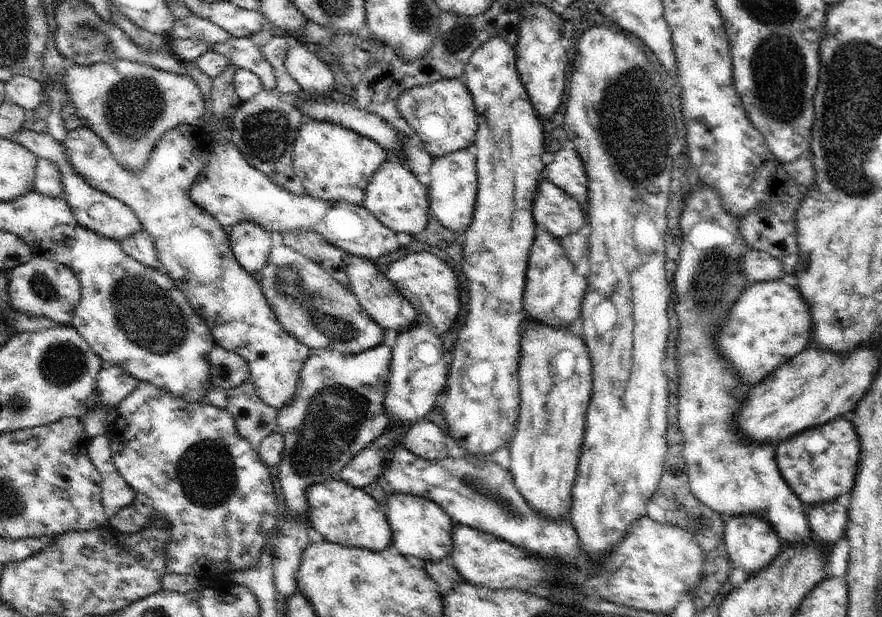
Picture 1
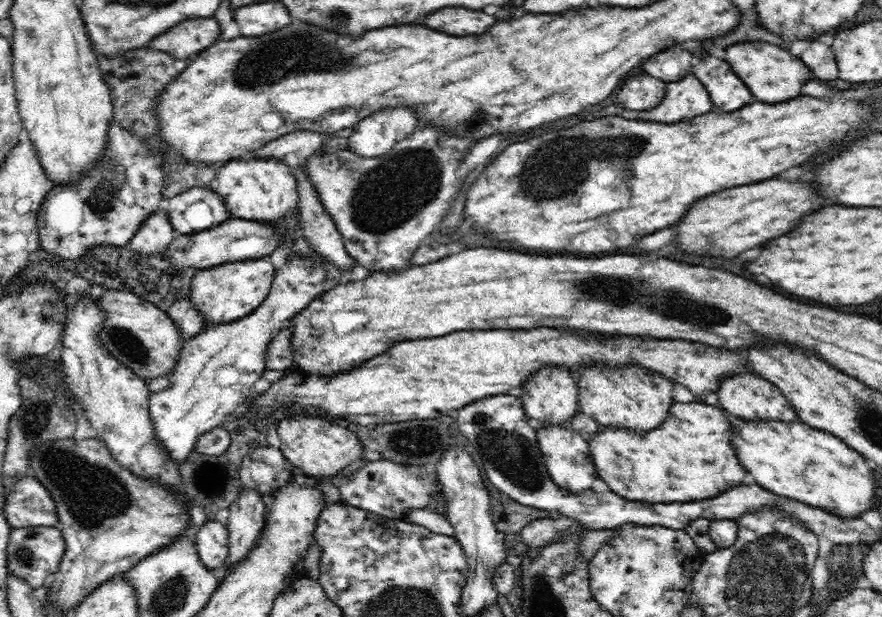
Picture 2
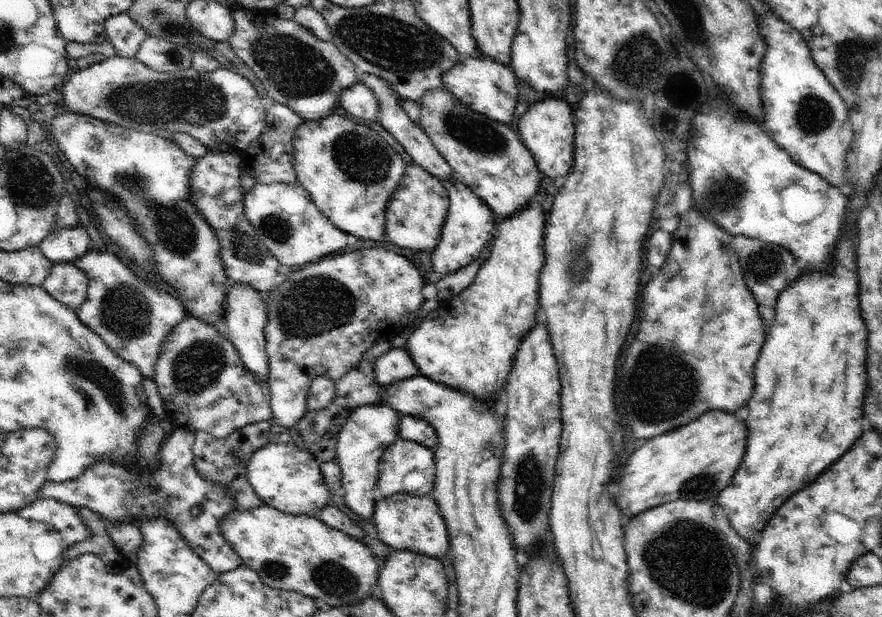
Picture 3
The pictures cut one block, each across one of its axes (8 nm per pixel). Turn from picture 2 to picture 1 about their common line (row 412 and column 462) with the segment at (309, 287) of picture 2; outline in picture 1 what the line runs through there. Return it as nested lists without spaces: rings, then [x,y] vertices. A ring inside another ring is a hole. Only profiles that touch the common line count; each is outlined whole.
[[[464,149],[436,159],[429,170],[430,184],[428,192],[433,202],[430,215],[452,232],[464,232],[472,222],[477,199],[477,164],[472,149]]]

